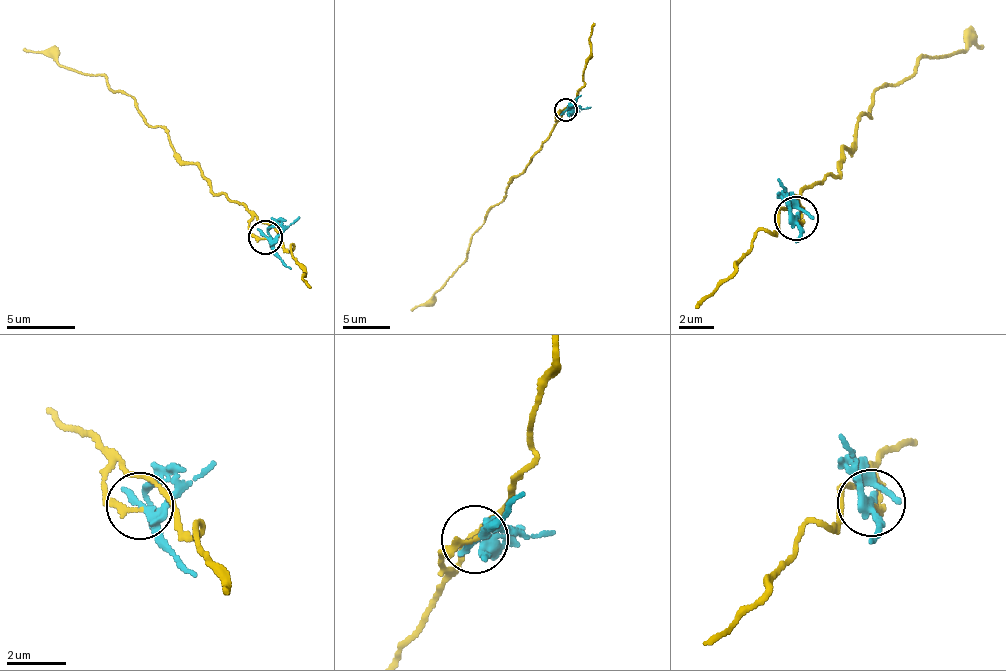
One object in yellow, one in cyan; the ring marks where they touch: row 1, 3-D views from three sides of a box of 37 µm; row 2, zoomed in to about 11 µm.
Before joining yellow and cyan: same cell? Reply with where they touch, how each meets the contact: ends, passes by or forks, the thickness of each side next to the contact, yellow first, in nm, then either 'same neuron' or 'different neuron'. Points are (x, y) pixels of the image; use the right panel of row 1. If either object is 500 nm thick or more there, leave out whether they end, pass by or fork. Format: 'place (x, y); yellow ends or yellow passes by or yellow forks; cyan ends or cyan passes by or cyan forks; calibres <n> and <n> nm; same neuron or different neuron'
place (796, 218); yellow ends; cyan passes by; calibres 160 and 200 nm; different neuron

